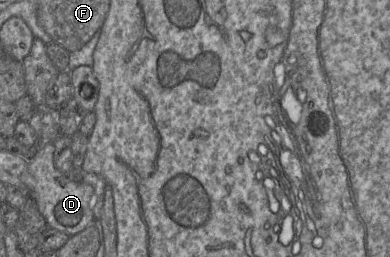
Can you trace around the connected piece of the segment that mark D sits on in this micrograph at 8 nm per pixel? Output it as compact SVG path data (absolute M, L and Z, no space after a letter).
M48 143L42 149L33 152L21 174L21 182L36 202L48 227L72 236L89 225L94 225L94 189L89 184L71 181L65 174L58 171L54 165L53 155L53 143Z

